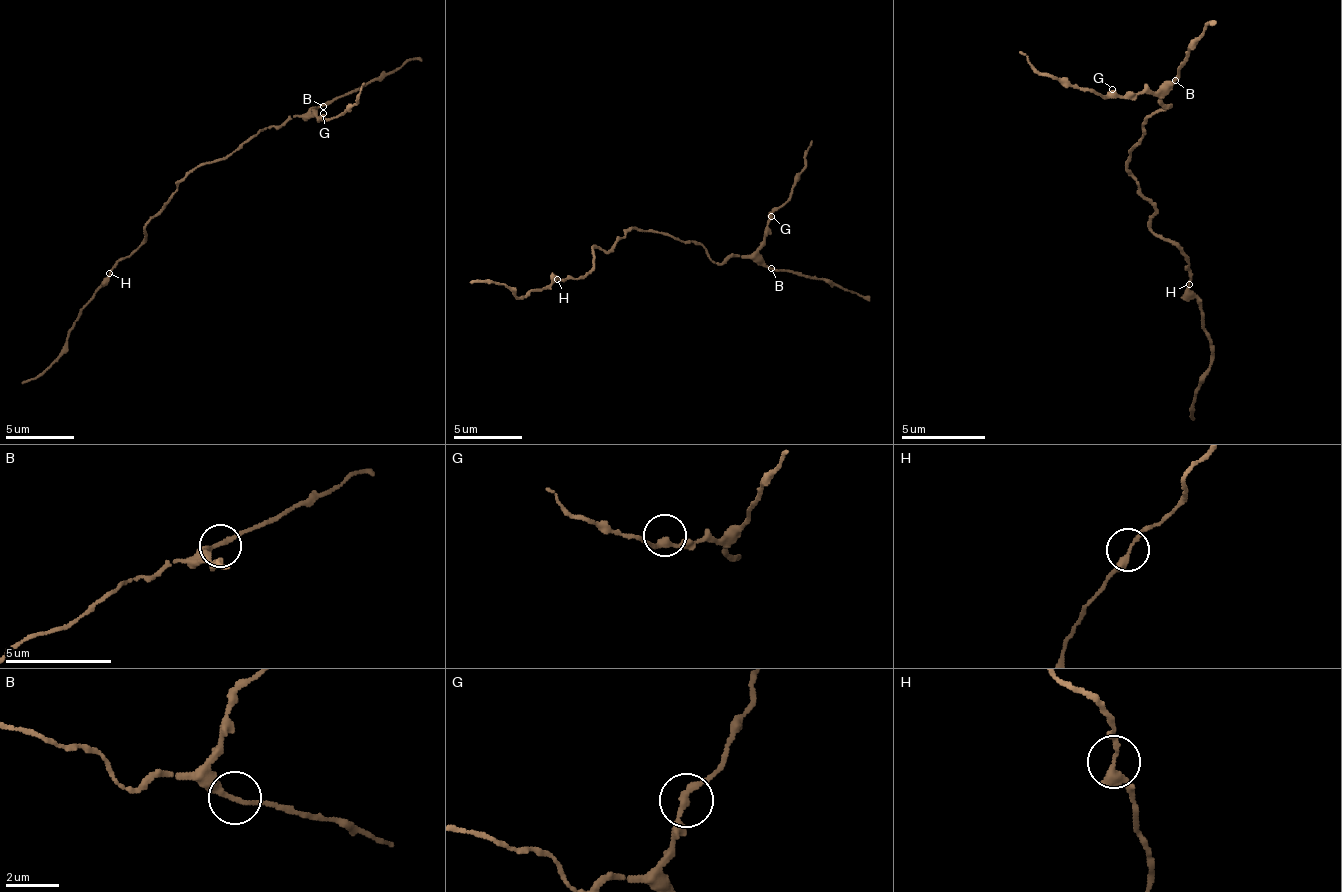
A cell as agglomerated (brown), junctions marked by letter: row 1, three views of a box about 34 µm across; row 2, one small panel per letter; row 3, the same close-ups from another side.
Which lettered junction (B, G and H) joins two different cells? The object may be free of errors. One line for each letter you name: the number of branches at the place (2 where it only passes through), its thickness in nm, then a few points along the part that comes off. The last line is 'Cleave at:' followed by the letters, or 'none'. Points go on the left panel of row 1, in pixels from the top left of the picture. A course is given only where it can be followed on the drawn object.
Cleave at: none

